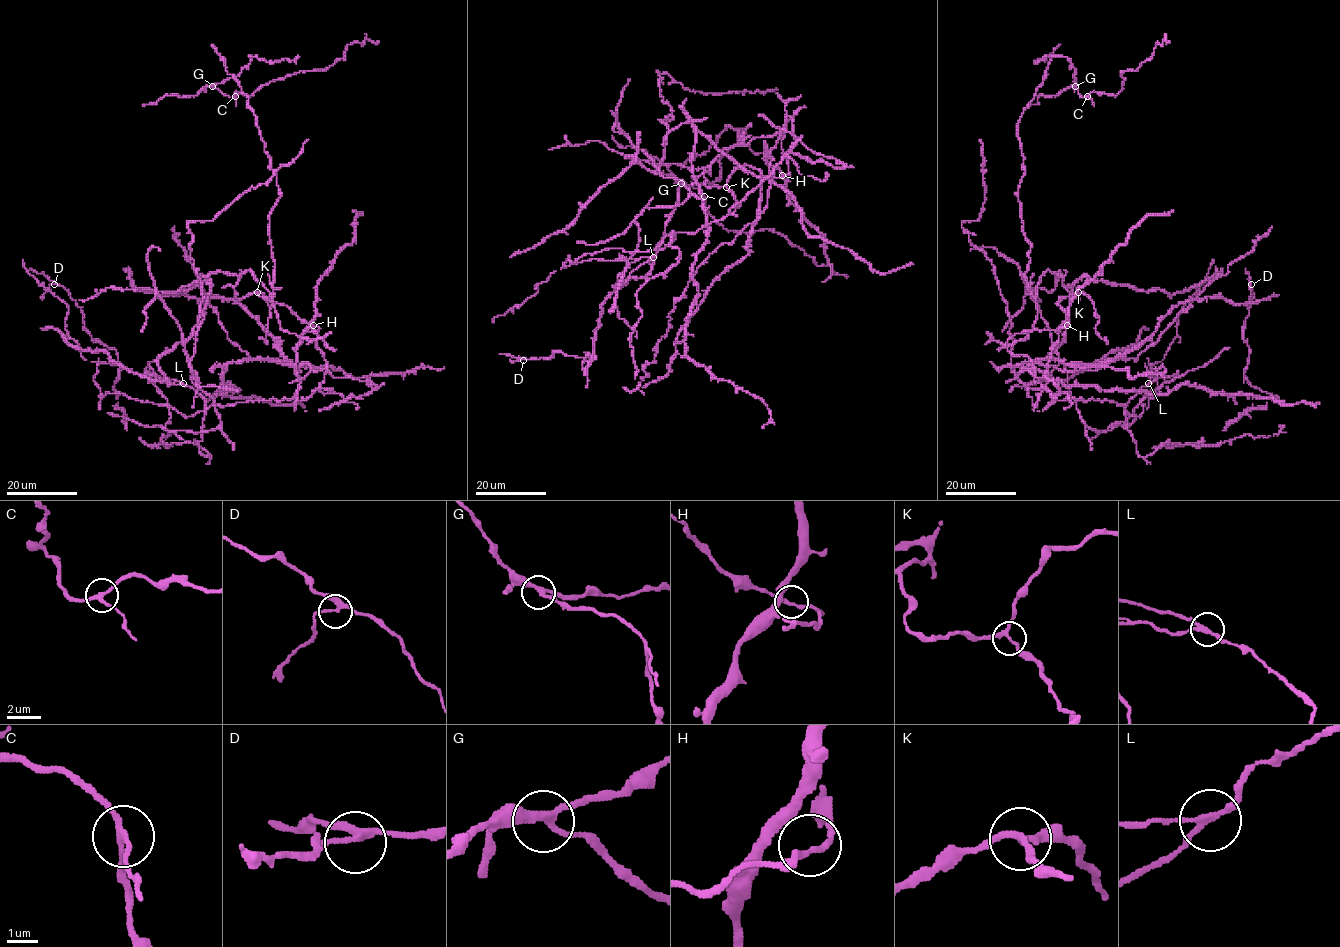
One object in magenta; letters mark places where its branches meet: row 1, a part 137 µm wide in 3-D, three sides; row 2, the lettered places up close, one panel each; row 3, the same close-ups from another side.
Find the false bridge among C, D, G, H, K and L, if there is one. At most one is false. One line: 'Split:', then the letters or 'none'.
Split: L

